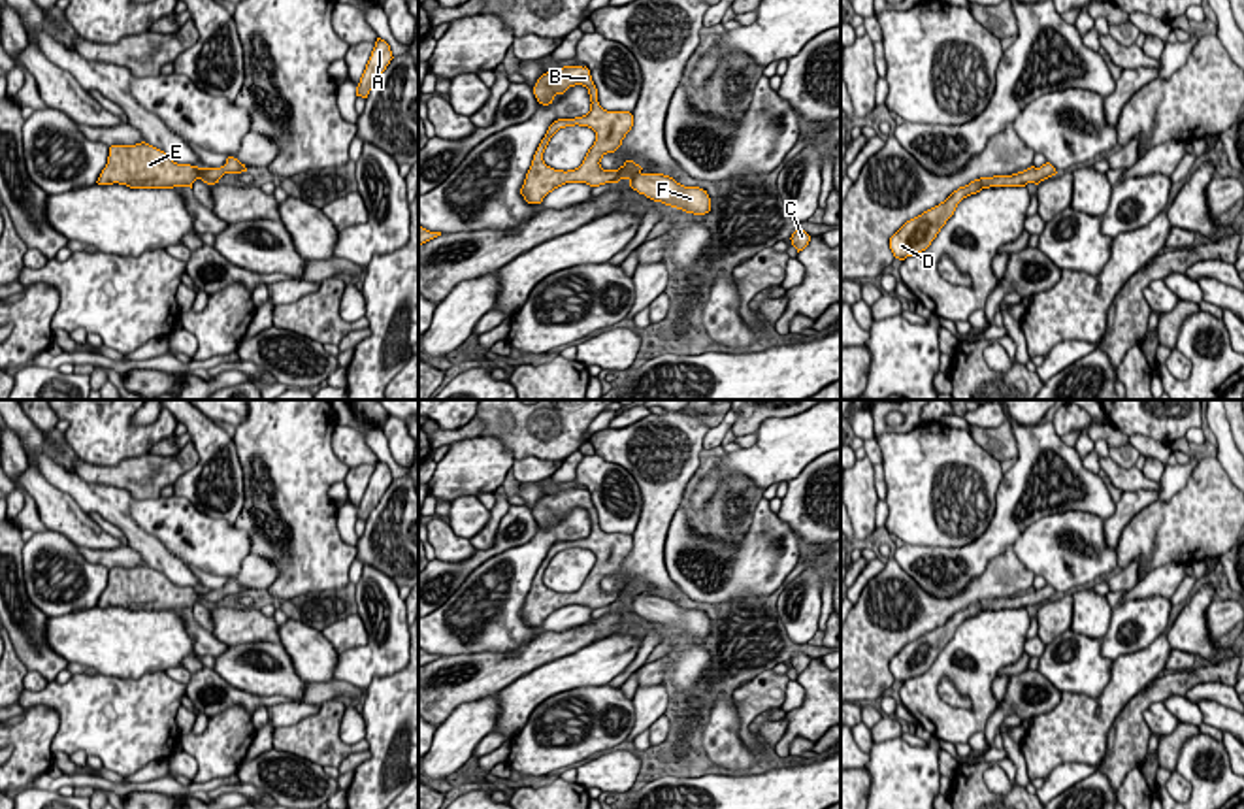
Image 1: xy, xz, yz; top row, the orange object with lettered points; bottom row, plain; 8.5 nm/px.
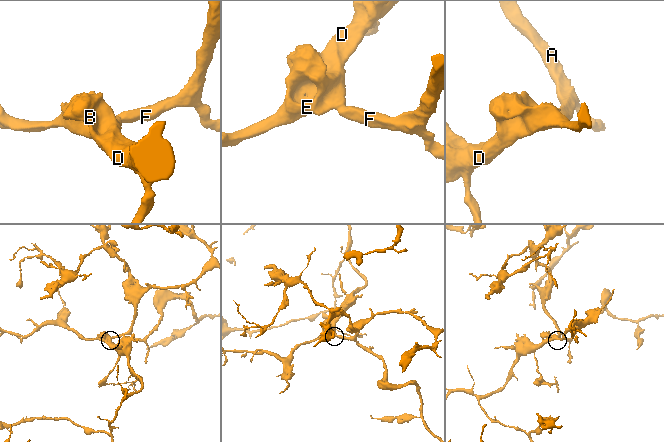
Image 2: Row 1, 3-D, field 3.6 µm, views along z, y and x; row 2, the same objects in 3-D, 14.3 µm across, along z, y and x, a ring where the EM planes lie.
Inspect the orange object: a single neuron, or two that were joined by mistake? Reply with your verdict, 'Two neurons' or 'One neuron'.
One neuron

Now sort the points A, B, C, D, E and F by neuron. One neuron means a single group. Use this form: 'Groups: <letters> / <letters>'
Groups: A B C D E F

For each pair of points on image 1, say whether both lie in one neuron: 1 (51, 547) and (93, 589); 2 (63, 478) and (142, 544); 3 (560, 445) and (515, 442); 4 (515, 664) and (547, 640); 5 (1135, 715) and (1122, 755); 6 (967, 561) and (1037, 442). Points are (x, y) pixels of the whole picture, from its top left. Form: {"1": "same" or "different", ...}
{"1": "same", "2": "same", "3": "same", "4": "same", "5": "same", "6": "same"}

